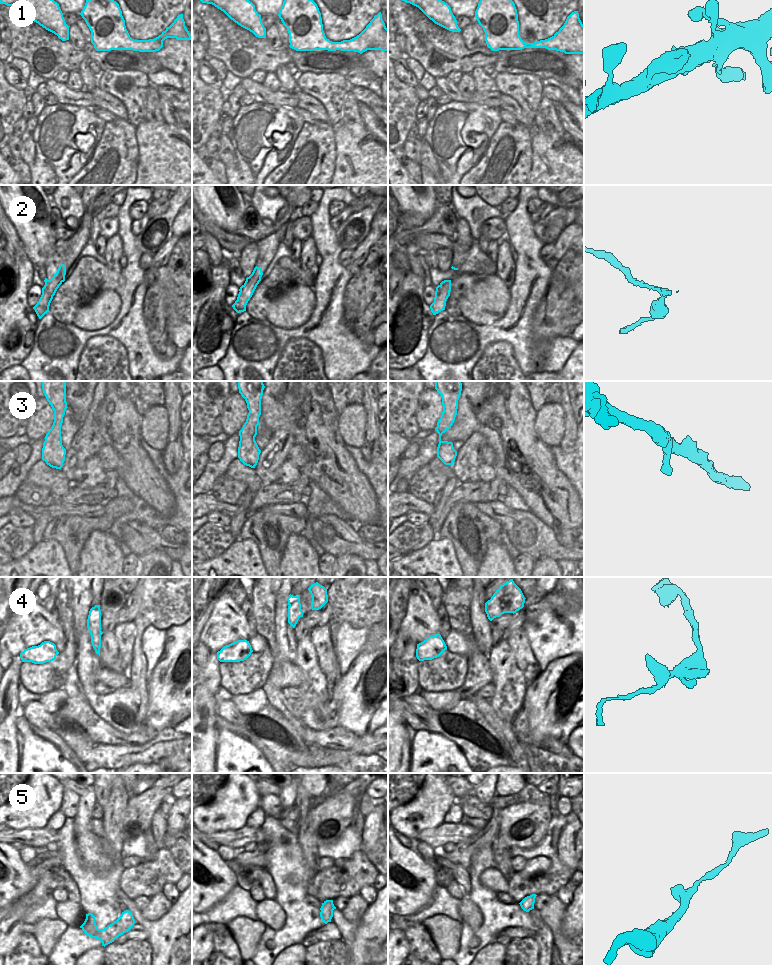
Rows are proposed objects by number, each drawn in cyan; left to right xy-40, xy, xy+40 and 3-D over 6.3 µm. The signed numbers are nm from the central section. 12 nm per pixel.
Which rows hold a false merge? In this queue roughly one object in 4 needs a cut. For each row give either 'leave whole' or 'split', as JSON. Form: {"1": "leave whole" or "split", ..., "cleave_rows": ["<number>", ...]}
{"1": "leave whole", "2": "split", "3": "leave whole", "4": "leave whole", "5": "leave whole", "cleave_rows": ["2"]}

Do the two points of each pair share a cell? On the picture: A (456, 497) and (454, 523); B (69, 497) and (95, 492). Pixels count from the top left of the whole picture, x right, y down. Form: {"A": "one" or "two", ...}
{"A": "two", "B": "one"}

